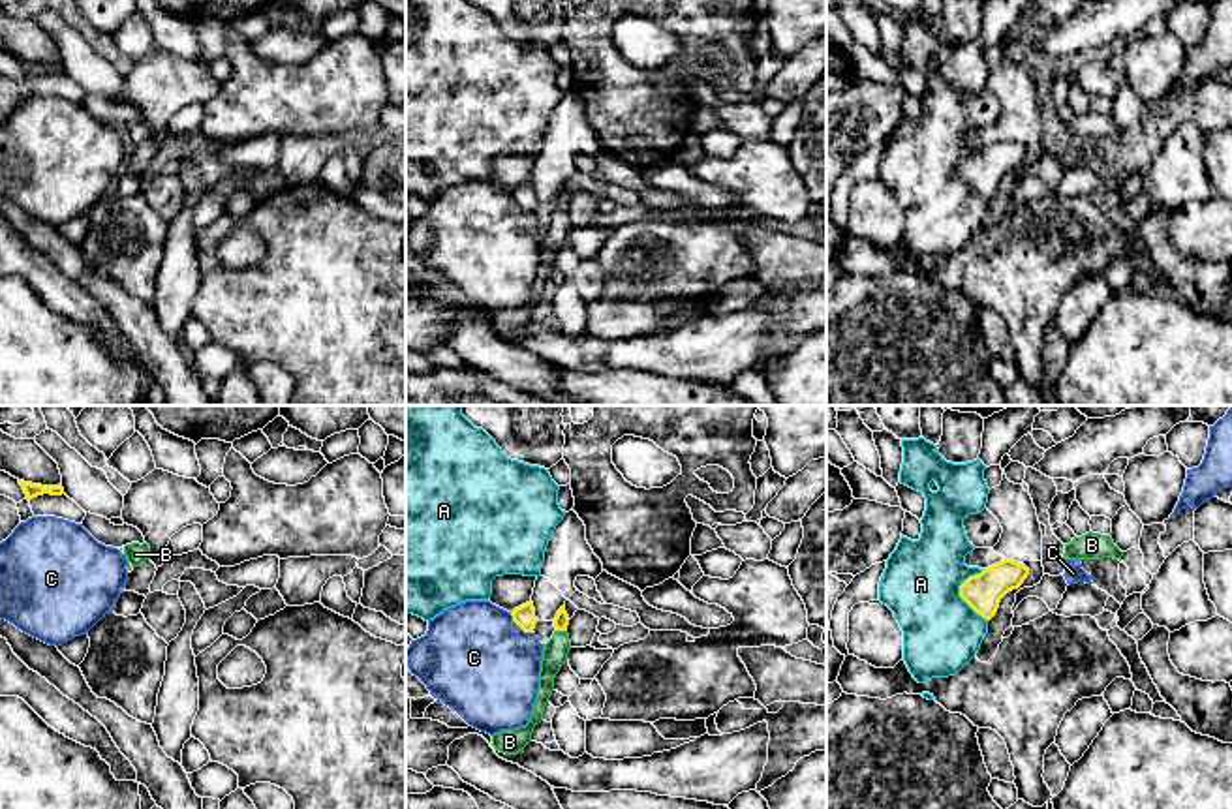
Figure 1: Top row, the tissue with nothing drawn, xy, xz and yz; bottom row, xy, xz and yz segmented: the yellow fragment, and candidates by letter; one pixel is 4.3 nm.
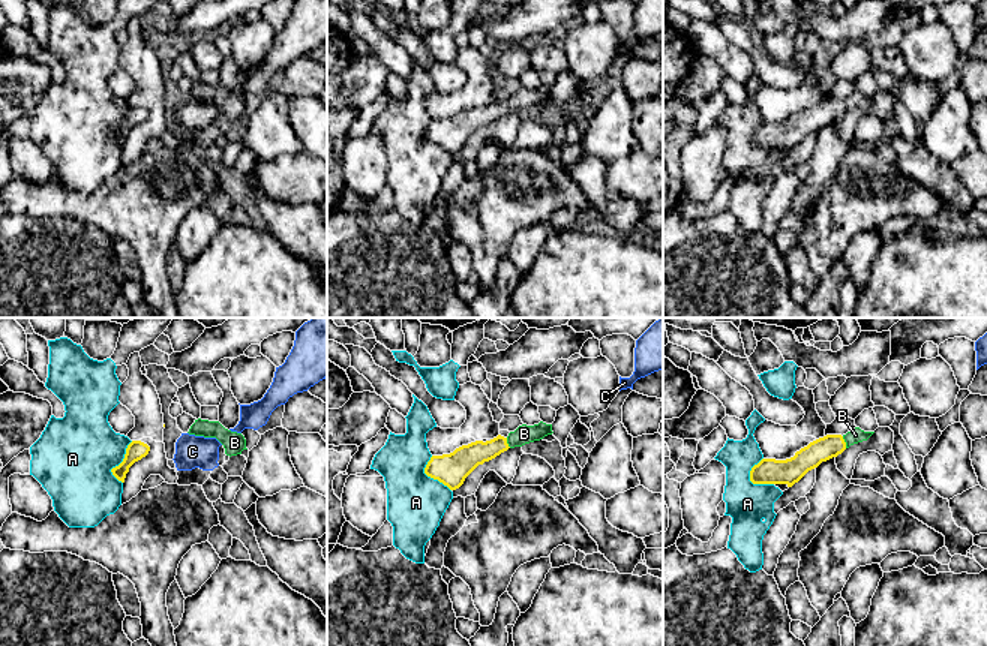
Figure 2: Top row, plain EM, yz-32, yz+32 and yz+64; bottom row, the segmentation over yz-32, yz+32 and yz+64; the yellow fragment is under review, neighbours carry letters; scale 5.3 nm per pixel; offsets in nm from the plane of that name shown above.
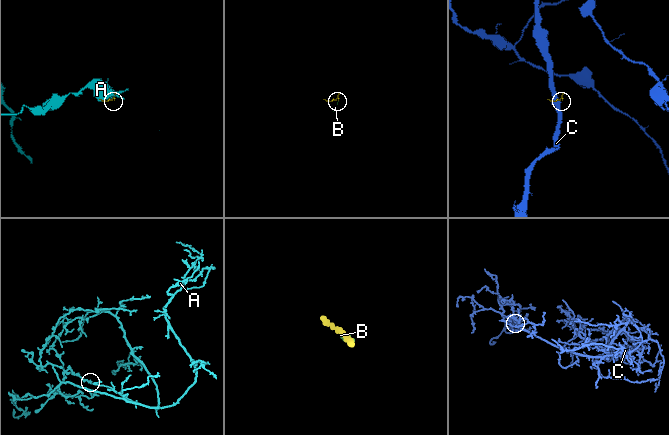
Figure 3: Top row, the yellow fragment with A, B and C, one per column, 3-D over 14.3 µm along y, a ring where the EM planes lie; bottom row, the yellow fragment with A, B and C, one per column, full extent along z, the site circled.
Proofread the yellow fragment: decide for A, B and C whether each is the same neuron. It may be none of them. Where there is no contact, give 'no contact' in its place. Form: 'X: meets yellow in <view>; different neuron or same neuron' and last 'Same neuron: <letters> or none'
A: meets yellow in yz; different neuron
B: meets yellow in xz; same neuron
C: meets yellow in xz; different neuron
Same neuron: B

